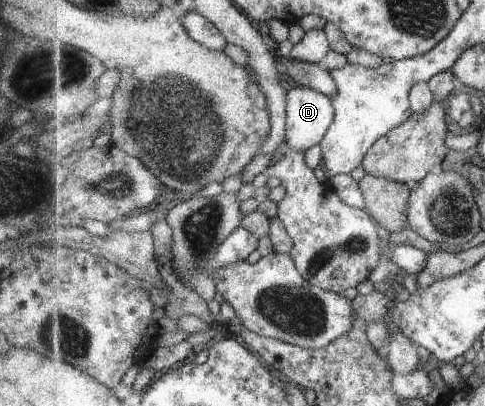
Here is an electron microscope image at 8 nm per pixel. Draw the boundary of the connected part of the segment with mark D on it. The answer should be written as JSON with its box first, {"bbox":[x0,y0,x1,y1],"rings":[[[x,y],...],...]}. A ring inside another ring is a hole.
{"bbox":[286,86,336,150],"rings":[[[298,86],[288,91],[286,142],[293,150],[315,149],[330,130],[336,107],[330,96]]]}

